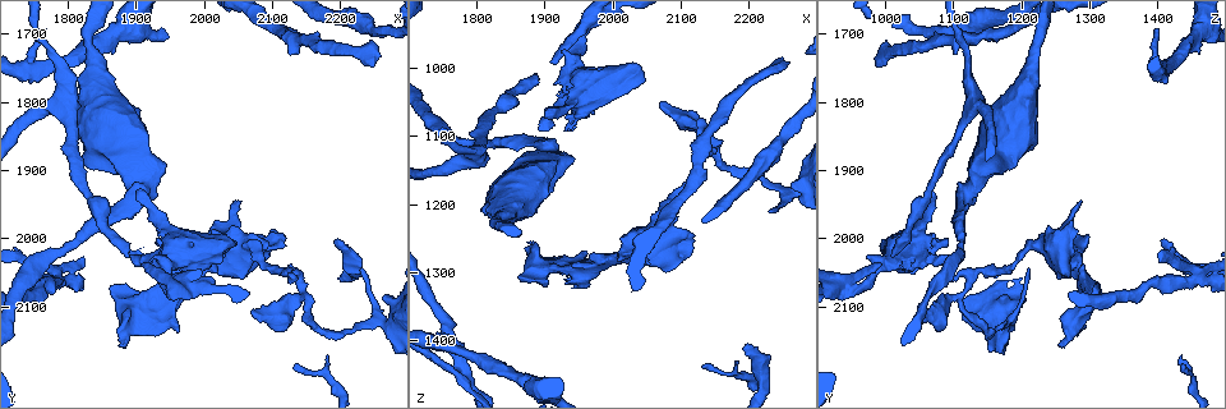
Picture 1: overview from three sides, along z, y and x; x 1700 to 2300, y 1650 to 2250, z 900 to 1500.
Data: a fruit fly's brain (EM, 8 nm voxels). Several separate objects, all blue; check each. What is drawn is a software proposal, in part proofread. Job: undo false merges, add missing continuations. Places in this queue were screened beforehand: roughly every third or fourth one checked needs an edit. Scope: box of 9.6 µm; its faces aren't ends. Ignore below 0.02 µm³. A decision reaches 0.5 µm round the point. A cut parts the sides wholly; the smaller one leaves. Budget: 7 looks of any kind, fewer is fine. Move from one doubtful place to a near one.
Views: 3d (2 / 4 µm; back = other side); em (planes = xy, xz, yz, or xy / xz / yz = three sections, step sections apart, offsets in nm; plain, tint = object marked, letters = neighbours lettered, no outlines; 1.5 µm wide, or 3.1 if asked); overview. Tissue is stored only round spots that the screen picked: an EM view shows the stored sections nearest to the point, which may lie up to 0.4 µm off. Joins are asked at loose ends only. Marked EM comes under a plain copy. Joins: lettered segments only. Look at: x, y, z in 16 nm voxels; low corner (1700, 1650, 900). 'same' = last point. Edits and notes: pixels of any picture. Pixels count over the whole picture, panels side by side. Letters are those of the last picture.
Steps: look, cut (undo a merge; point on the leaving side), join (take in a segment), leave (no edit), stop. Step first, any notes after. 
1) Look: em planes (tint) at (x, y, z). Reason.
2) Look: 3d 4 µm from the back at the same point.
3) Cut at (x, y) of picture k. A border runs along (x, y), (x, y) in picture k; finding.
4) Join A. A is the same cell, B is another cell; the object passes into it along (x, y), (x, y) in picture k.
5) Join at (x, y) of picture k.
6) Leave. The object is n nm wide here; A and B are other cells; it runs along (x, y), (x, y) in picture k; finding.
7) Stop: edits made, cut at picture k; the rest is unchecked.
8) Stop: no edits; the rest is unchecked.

Look: 3d 4 µm at (2190, 2005, 1415). Branch stops here.

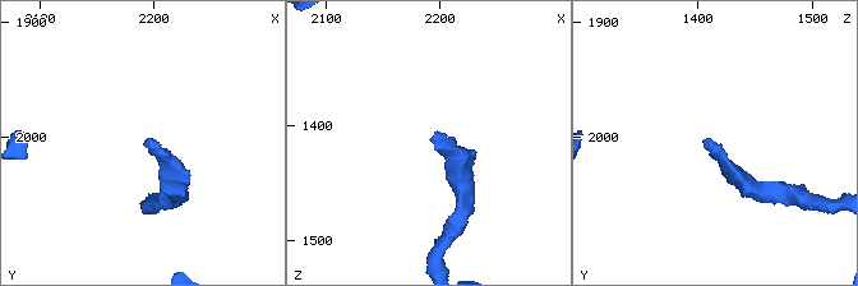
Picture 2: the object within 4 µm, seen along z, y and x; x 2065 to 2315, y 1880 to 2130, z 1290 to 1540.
Look: em planes (letters) at (2188, 2006, 1412).

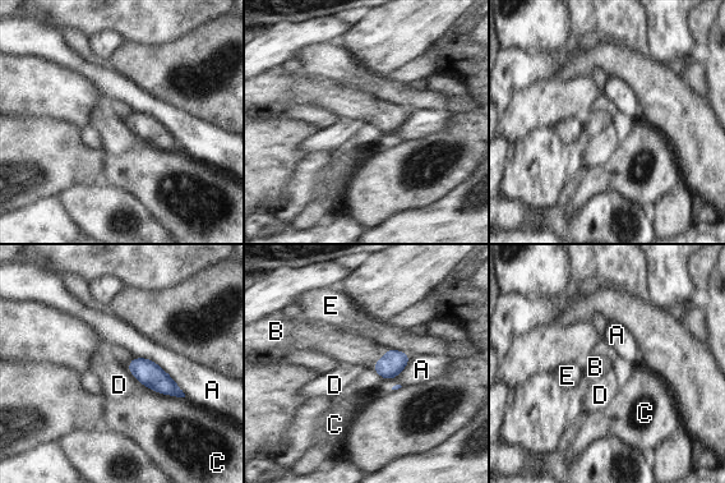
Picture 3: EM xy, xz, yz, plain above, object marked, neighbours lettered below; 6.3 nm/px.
Join B. The object is 160 nm wide here; B is the same cell, A, C, D and E are other cells; the object passes into it along (392, 363), (379, 358), (356, 350) in picture 3; it goes on there.

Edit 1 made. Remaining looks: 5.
Look: 3d 2 µm at (1790, 2065, 1460).

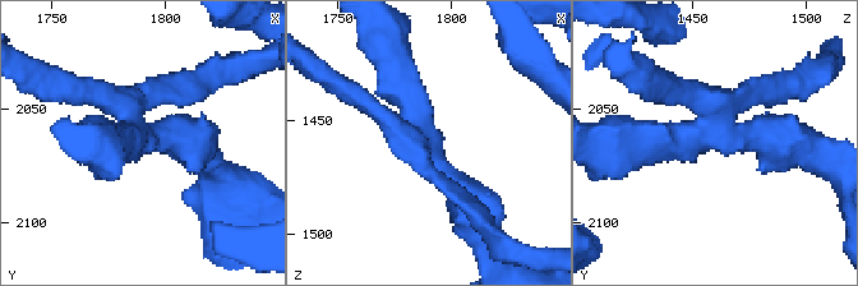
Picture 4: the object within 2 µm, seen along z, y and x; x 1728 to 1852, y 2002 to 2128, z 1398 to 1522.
Look: em yz step 8 (letters) at (1789, 2063, 1462).

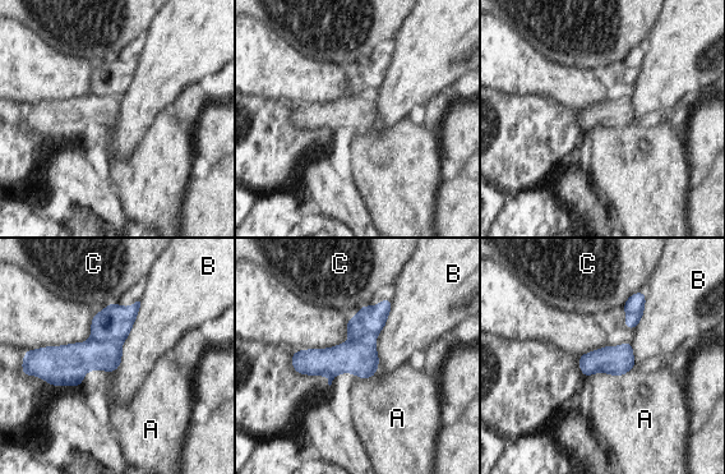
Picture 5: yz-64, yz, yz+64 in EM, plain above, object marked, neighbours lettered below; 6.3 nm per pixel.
Cut at (112, 325) of picture 5. The longest contact is with B, 500 nm; A, B and C are other cells; a border runs along (92, 337), (119, 345) in picture 5; two neurons meet here.

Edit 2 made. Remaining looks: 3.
Look: overview.

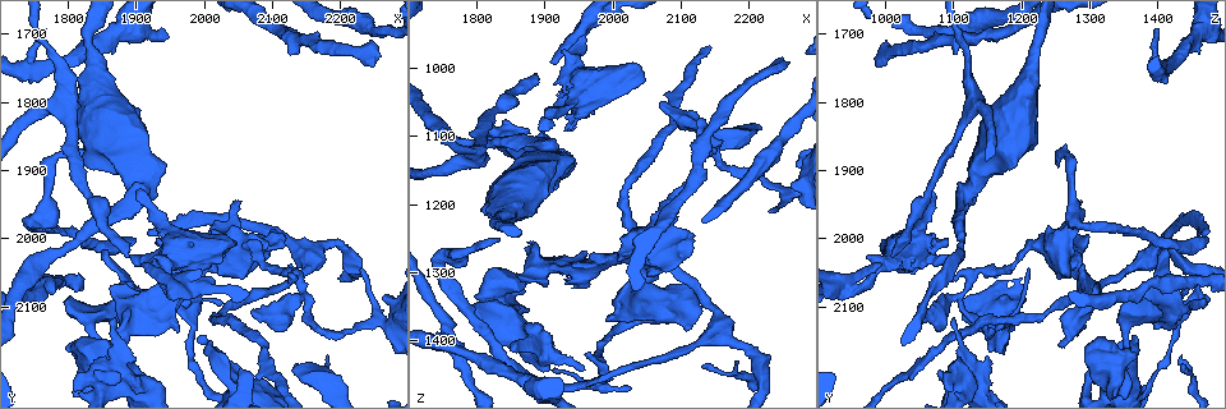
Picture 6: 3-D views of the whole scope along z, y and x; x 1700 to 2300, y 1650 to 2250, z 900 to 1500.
Look: em planes (letters) at (1830, 1895, 1255). An open end.

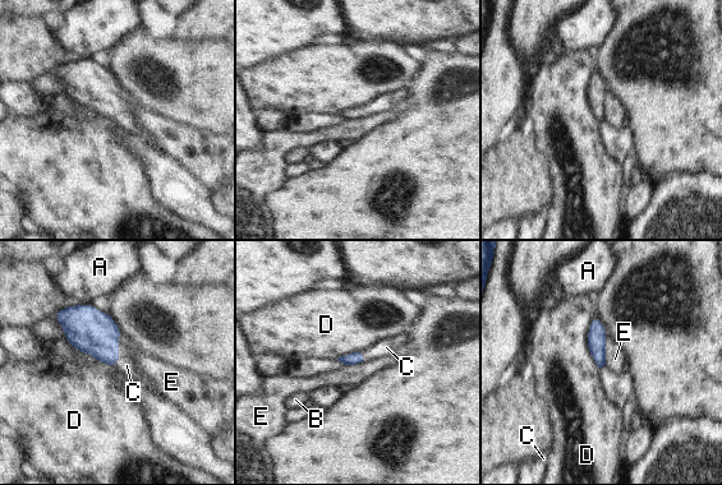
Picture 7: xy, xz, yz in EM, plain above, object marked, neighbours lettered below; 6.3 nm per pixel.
Join C. C is the same cell, A, B, D and E are other cells; the object passes into it along (90, 331), (118, 351), (127, 365) in picture 7; it goes on there.

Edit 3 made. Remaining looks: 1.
Stop: edits made, join at picture 3, cut at picture 5, join at picture 7; the rest is unchecked.

